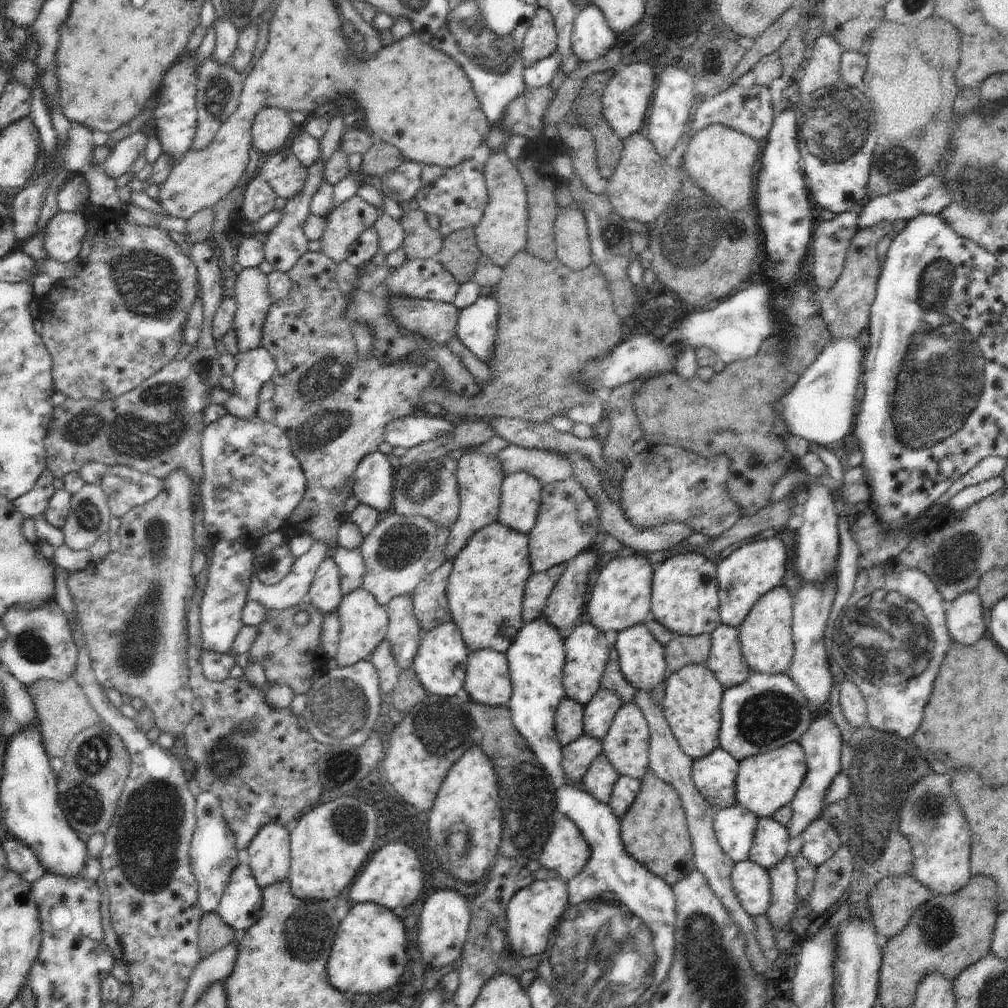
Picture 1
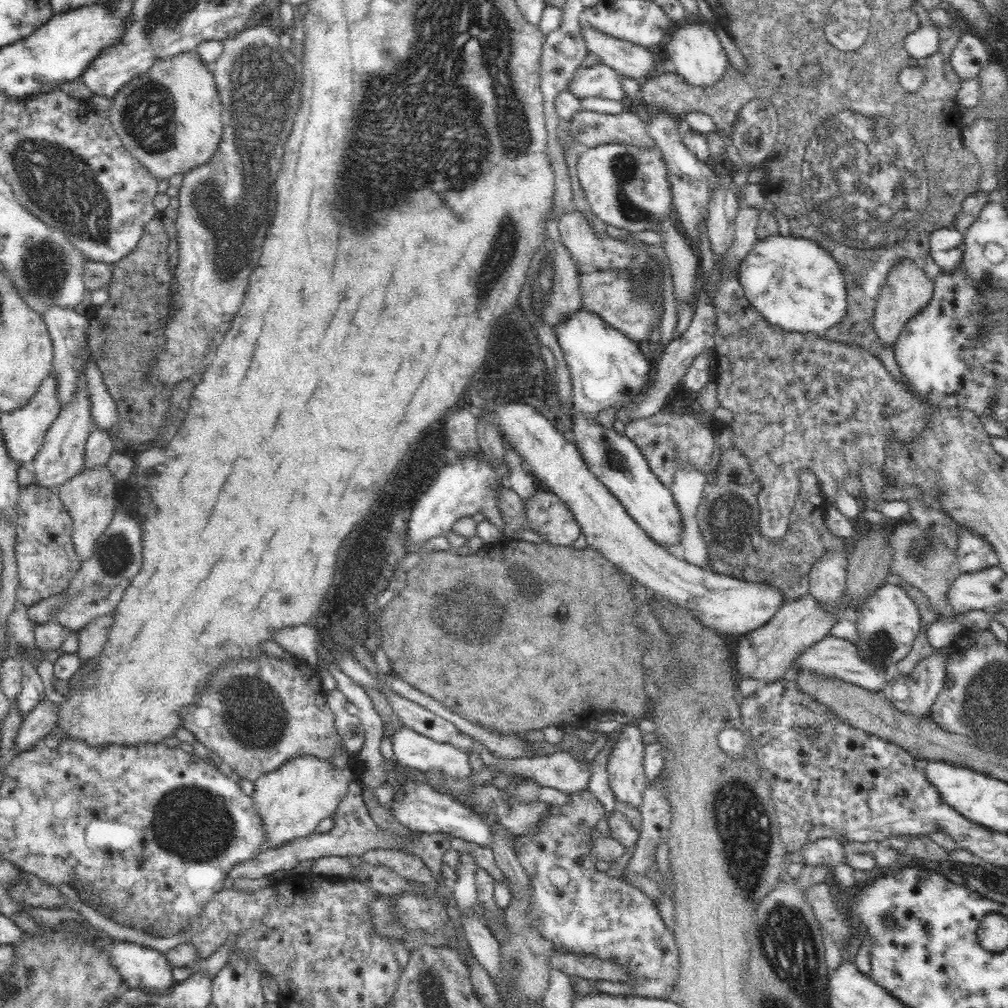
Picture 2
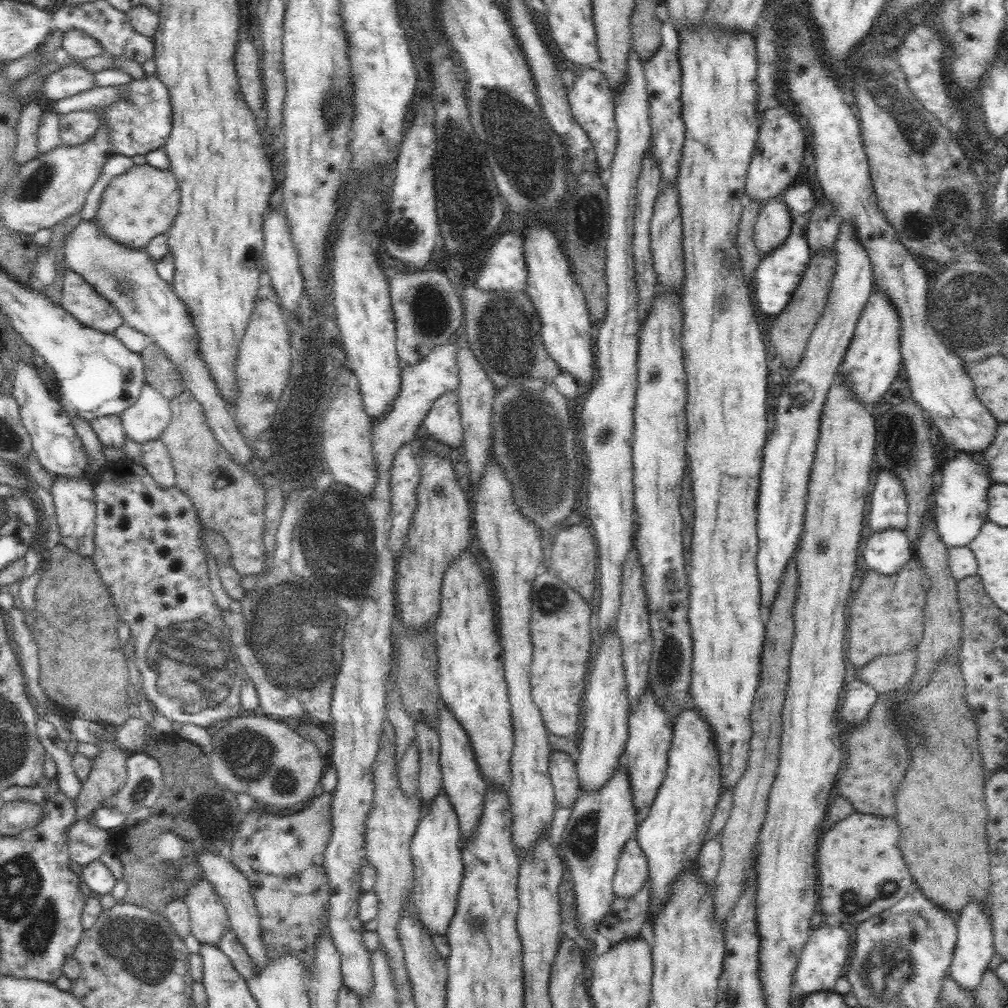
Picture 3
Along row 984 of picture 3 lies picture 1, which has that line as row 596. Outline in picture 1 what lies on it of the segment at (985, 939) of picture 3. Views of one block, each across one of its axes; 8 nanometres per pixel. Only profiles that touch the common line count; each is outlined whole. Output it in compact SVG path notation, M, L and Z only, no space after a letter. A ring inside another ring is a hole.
M974 591L961 594L948 604L946 620L951 640L964 646L974 646L988 633L982 619L981 598Z

